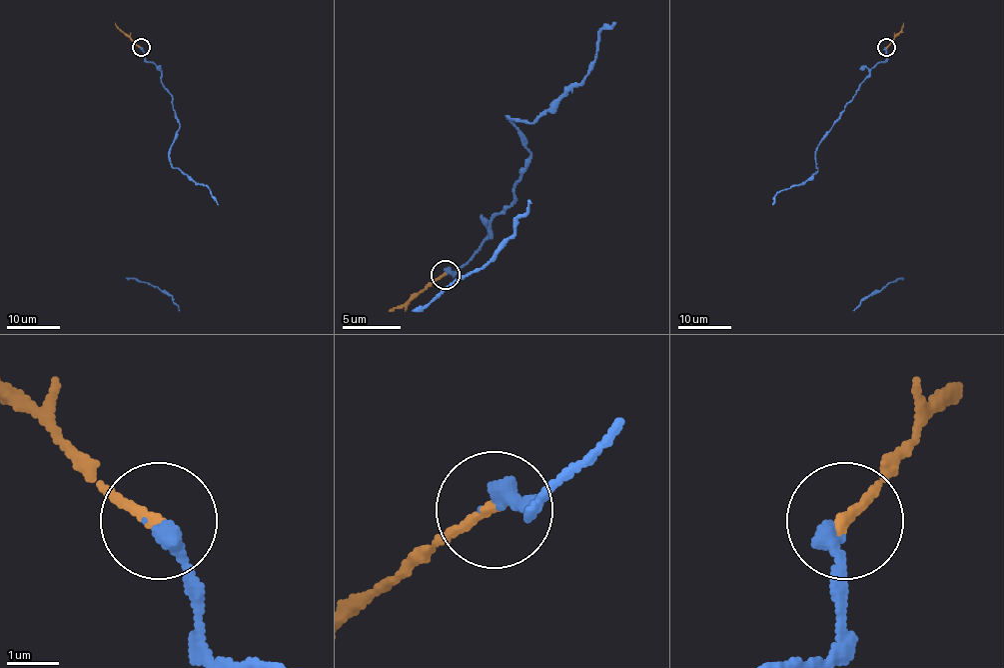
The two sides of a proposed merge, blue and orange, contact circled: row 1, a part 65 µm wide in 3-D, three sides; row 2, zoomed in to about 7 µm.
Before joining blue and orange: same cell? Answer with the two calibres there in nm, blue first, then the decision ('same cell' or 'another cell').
calibres 320 and 220 nm; same cell

